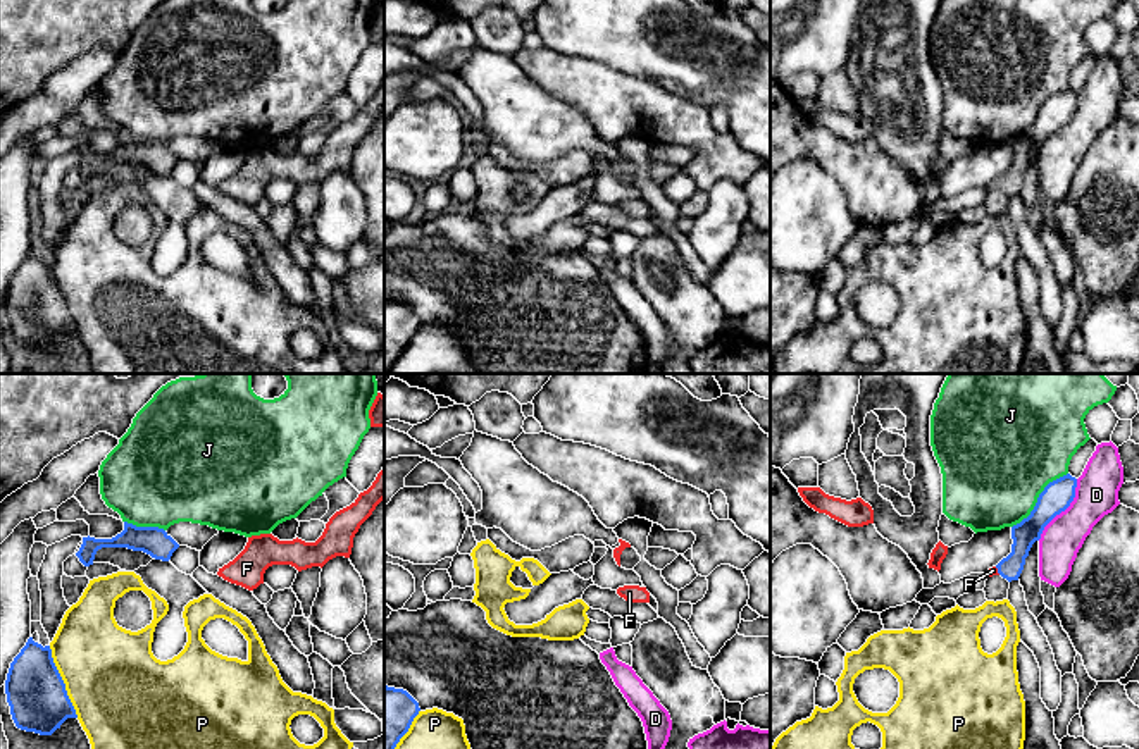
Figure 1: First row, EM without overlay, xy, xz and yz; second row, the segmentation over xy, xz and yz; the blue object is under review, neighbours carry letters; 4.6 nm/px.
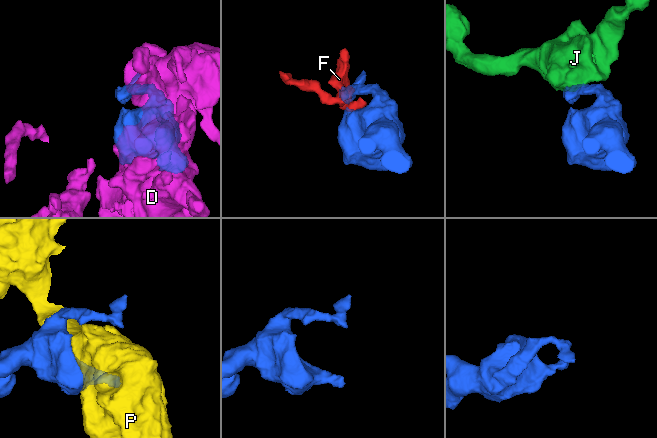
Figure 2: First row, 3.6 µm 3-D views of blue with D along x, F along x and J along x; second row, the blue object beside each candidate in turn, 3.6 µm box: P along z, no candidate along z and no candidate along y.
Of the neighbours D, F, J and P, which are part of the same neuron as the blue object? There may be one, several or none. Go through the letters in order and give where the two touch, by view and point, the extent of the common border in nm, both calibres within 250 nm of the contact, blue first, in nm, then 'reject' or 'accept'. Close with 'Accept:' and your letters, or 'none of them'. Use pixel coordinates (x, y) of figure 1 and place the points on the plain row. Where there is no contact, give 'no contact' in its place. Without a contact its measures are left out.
D: yz (1064, 124) | 340 nm | 140/200 nm | reject
F: yz (998, 185) | 50 nm | 120/40 nm | accept
J: yz (1038, 112) | 380 nm | 140/500 nm | reject
P: xy (62, 297) | 360 nm | 280/440 nm | reject
Accept: F

